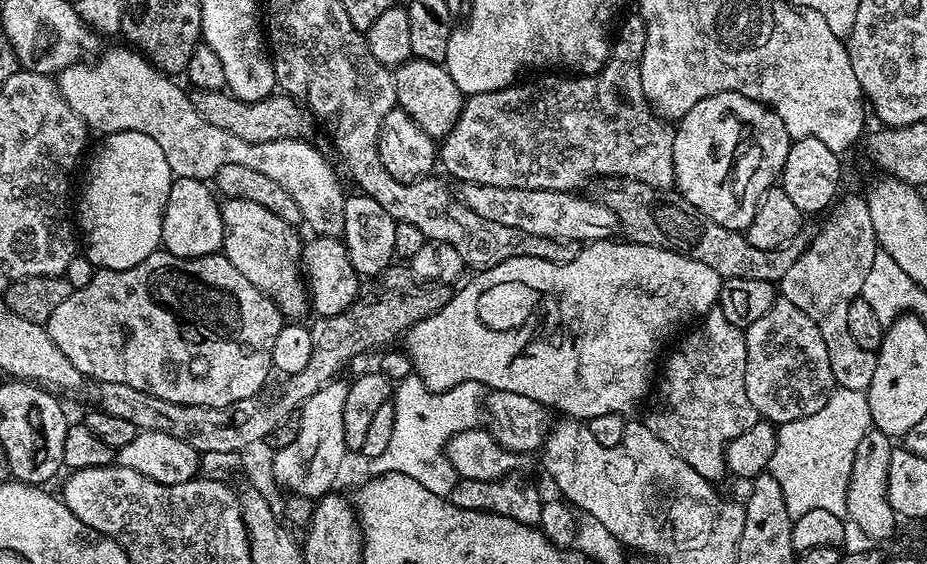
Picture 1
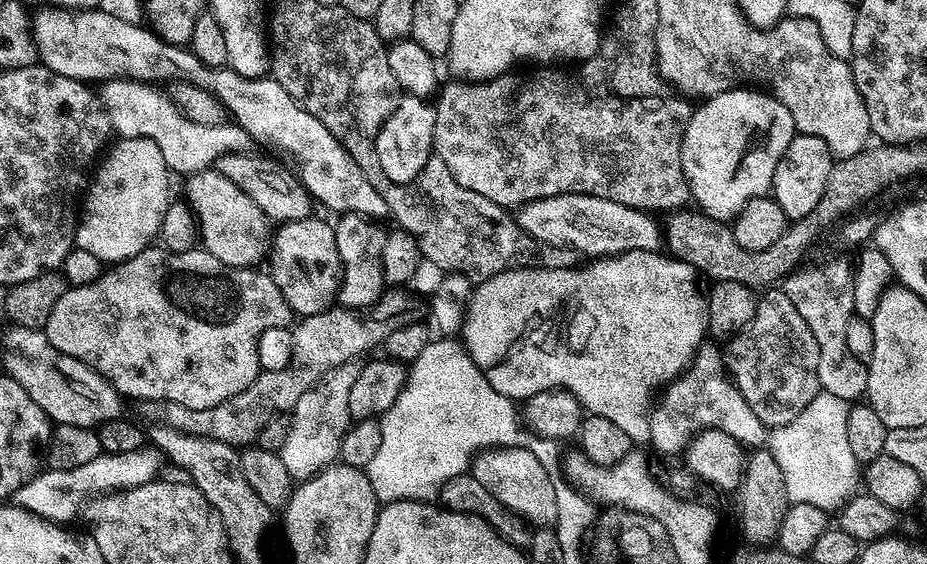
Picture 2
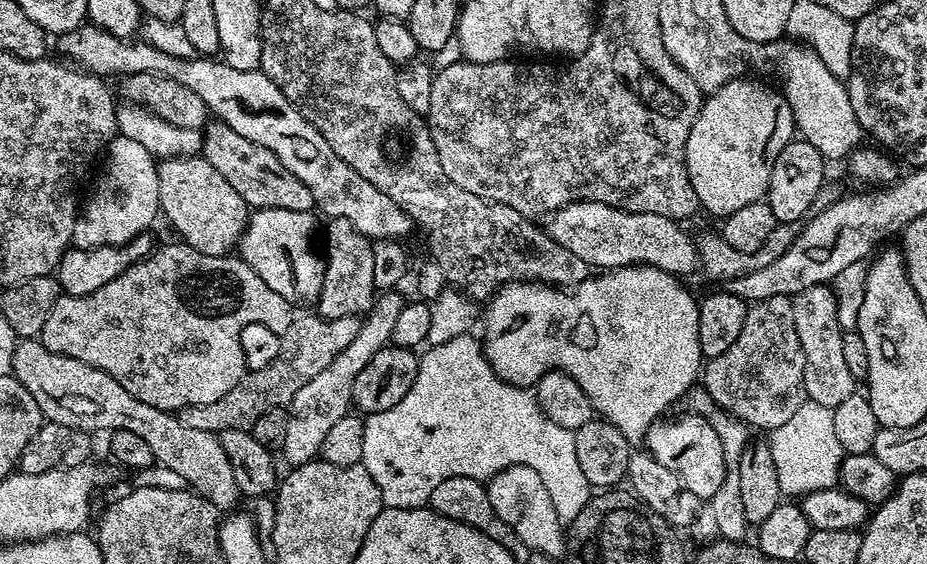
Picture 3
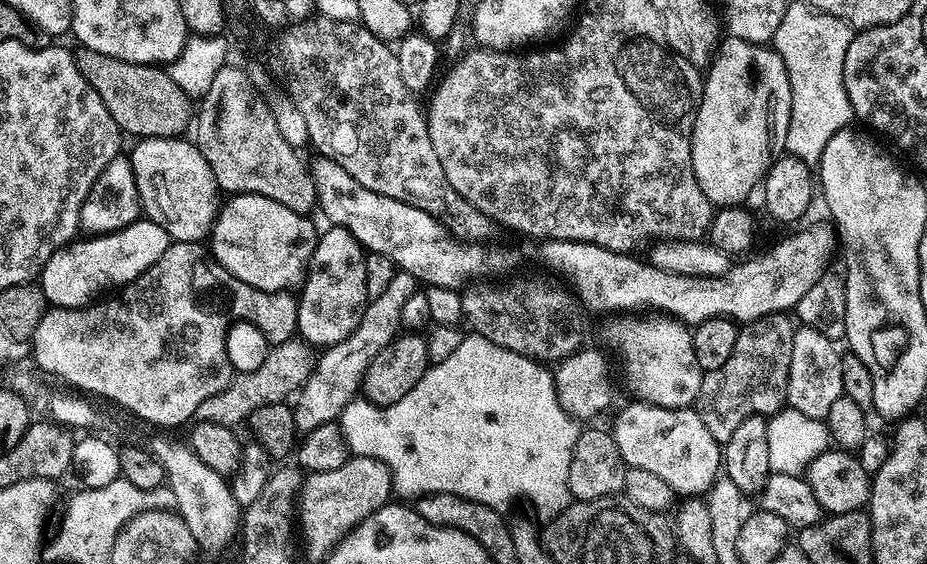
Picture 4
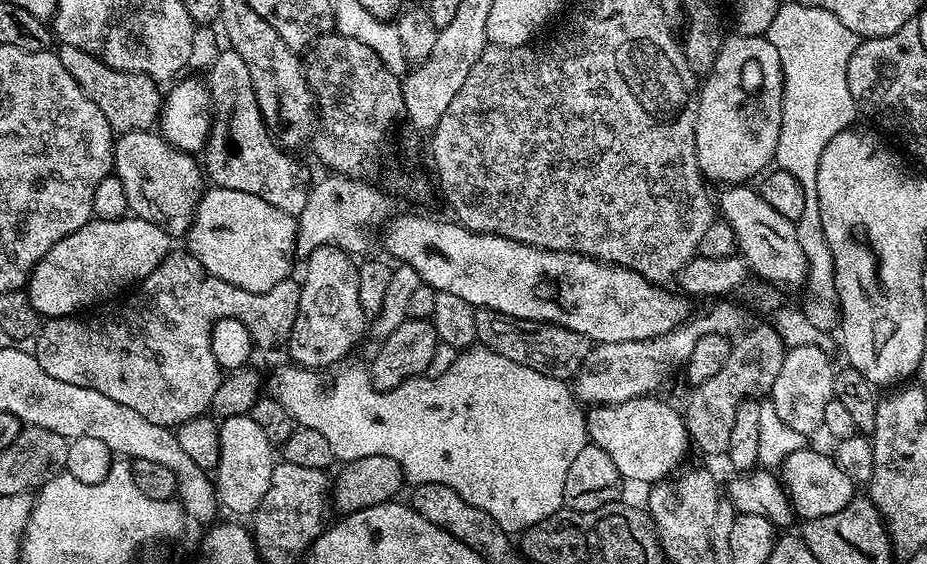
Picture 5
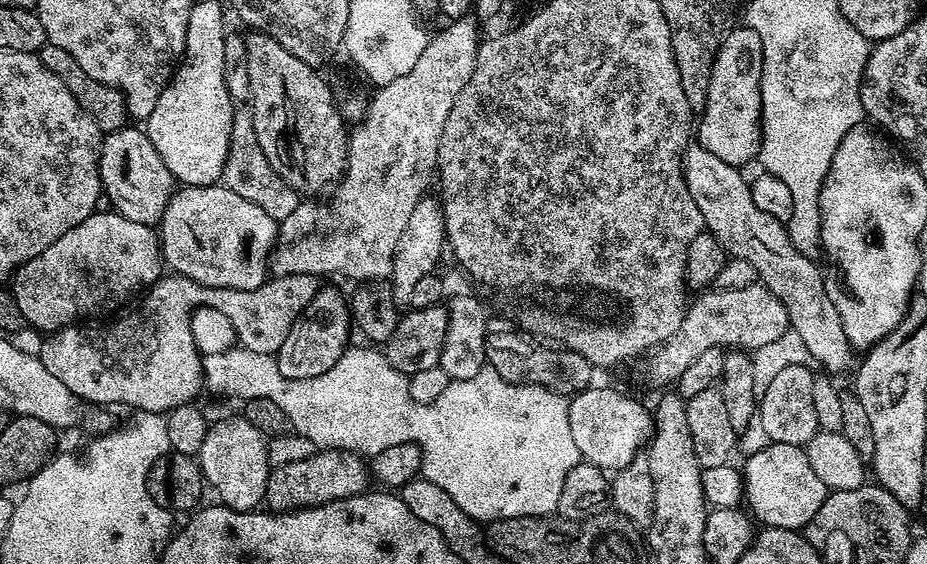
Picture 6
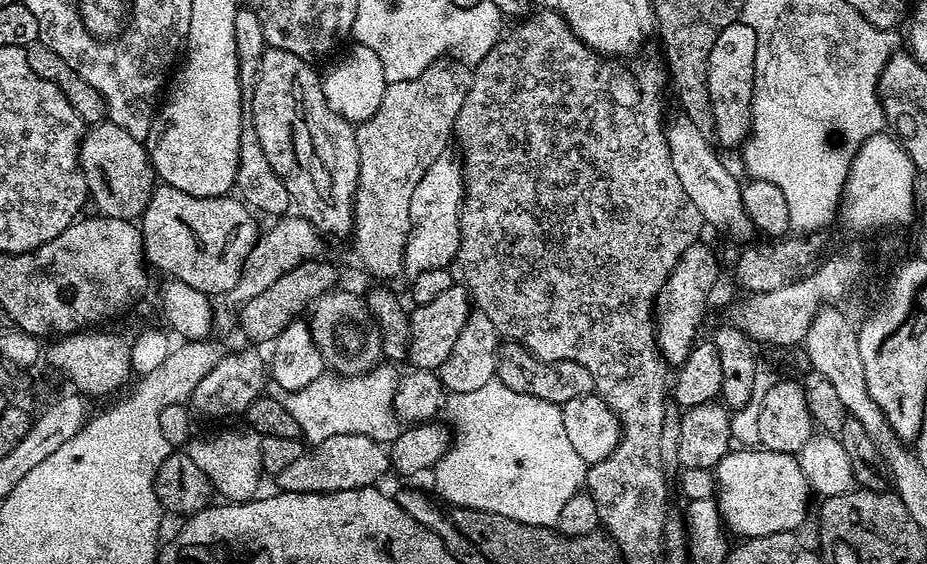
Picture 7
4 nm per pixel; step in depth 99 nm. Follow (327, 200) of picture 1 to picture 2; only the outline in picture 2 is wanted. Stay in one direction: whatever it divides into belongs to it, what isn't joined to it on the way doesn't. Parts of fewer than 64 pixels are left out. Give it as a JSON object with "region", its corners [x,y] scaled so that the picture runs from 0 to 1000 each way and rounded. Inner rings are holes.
{"region":[[[126,138],[115,144],[111,151],[112,170],[110,168],[110,184],[119,207],[119,227],[126,236],[129,245],[162,245],[170,266],[175,266],[175,280],[179,280],[179,294],[182,307],[198,305],[206,309],[209,305],[219,305],[228,300],[235,280],[241,277],[257,277],[268,273],[273,268],[274,250],[265,230],[261,230],[252,216],[243,216],[235,223],[216,223],[213,216],[207,216],[195,202],[180,168],[173,165],[172,154],[163,149],[156,149],[154,142],[136,142]]]}

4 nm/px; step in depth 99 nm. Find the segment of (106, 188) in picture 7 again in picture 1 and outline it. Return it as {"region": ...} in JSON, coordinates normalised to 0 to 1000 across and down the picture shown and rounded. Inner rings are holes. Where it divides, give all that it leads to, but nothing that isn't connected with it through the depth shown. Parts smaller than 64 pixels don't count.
{"region":[[[264,355],[241,356],[238,390],[242,395],[239,452],[283,521],[301,543],[309,564],[328,564],[334,553],[329,491],[326,488],[326,424],[314,397],[304,394],[300,379],[291,379],[287,365]]]}

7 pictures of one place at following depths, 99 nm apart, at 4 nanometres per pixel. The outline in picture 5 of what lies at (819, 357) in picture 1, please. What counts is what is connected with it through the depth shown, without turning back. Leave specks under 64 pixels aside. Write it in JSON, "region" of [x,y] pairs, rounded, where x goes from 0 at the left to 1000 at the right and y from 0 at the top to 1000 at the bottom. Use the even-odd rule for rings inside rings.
{"region":[[[832,573],[822,574],[811,585],[809,582],[791,608],[783,649],[779,649],[779,656],[775,656],[770,670],[762,670],[762,677],[745,690],[746,704],[742,709],[740,750],[742,771],[750,793],[752,787],[764,809],[780,810],[784,803],[787,762],[792,757],[792,734],[796,720],[803,709],[819,704],[819,695],[832,697],[839,670],[839,656],[844,656],[847,622],[846,603]]]}

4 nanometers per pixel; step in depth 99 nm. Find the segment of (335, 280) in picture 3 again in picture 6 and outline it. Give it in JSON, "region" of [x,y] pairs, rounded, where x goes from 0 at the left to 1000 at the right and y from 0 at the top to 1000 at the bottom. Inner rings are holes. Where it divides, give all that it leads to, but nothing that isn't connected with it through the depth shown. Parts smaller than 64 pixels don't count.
{"region":[[[347,507],[334,535],[331,555],[320,567],[313,592],[309,592],[309,606],[304,606],[302,622],[298,626],[300,656],[314,674],[352,663],[352,656],[356,656],[356,649],[360,649],[376,615],[375,587],[379,590],[381,582],[376,527],[370,525],[362,511]]]}

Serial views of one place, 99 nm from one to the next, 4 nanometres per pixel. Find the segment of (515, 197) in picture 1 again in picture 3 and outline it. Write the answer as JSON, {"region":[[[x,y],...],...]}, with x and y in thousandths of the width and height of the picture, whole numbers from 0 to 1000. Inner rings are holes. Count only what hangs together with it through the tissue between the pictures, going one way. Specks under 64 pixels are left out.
{"region":[[[621,355],[617,362],[606,365],[594,378],[590,392],[589,410],[602,436],[611,436],[618,450],[624,450],[628,465],[632,465],[643,479],[673,475],[677,468],[701,468],[712,479],[724,482],[726,489],[741,491],[741,482],[752,480],[751,426],[737,411],[730,392],[704,376],[677,376],[663,360],[650,362],[644,355]]]}

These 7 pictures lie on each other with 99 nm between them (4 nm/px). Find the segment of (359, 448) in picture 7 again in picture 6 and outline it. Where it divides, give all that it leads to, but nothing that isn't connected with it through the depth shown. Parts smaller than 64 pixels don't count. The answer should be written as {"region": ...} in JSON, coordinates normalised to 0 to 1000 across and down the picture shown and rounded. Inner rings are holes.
{"region":[[[343,798],[327,819],[312,819],[309,826],[293,830],[289,840],[287,862],[287,894],[294,908],[318,908],[321,901],[342,901],[344,894],[355,894],[361,887],[372,887],[379,879],[387,879],[399,858],[399,823],[386,801],[369,801],[366,798]]]}

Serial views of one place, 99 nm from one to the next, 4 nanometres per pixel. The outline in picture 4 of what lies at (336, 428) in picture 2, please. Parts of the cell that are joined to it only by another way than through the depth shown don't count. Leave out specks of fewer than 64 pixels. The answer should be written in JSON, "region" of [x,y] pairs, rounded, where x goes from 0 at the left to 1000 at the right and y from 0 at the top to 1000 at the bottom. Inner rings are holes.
{"region":[[[428,479],[425,493],[421,493],[416,514],[400,527],[393,541],[393,555],[383,585],[369,606],[353,612],[344,626],[335,670],[328,679],[317,709],[315,732],[319,743],[320,768],[331,770],[343,755],[366,746],[371,722],[385,707],[399,642],[403,642],[403,635],[408,635],[408,628],[416,621],[419,608],[427,601],[433,587],[434,543],[450,514],[450,496],[441,482]]]}

